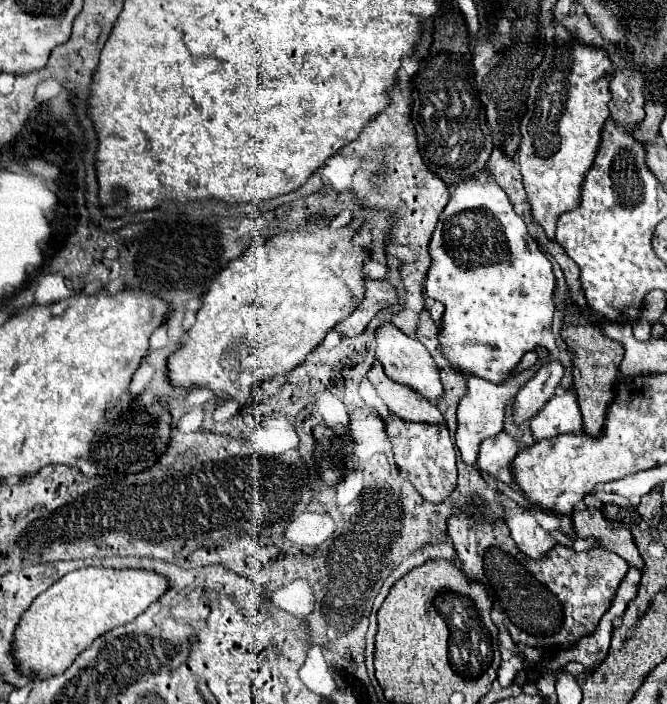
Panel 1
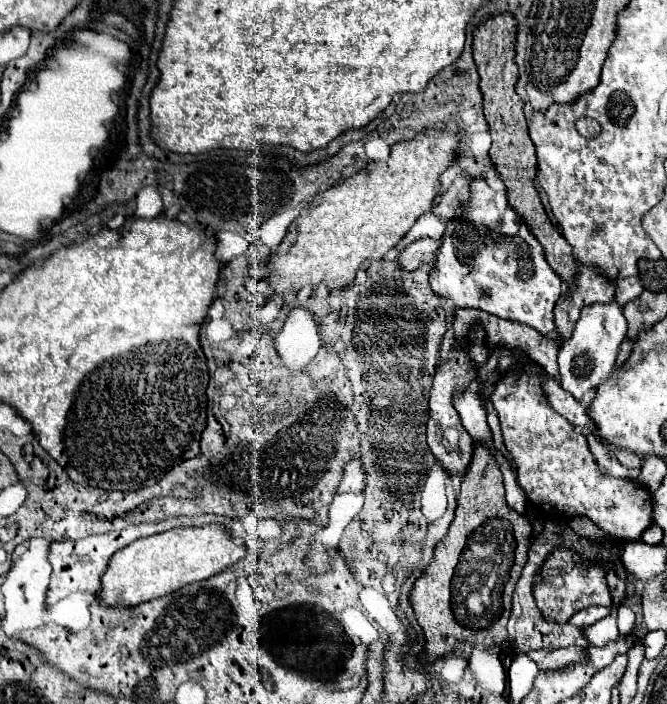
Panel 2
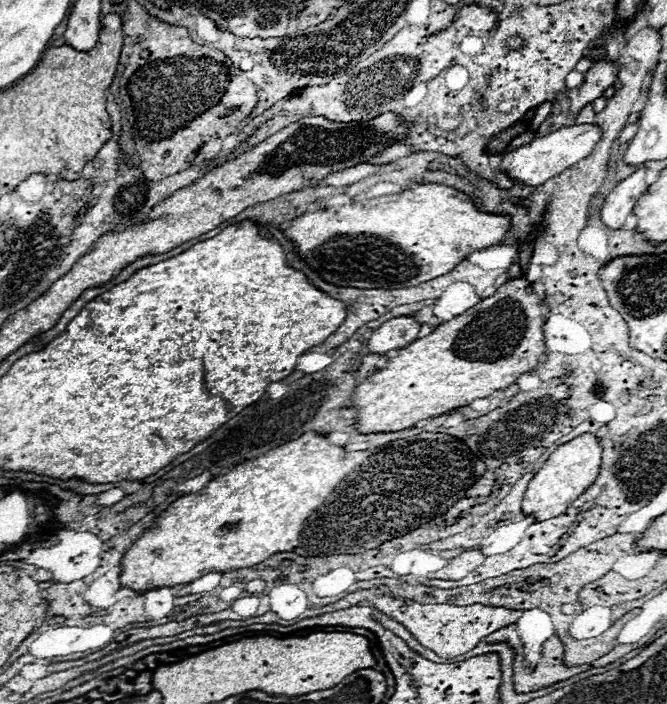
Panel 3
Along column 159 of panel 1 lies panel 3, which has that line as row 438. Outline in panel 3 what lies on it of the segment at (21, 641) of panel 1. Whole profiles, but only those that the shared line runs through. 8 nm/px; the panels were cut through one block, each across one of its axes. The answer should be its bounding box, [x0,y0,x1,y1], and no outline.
[522,432,602,520]

